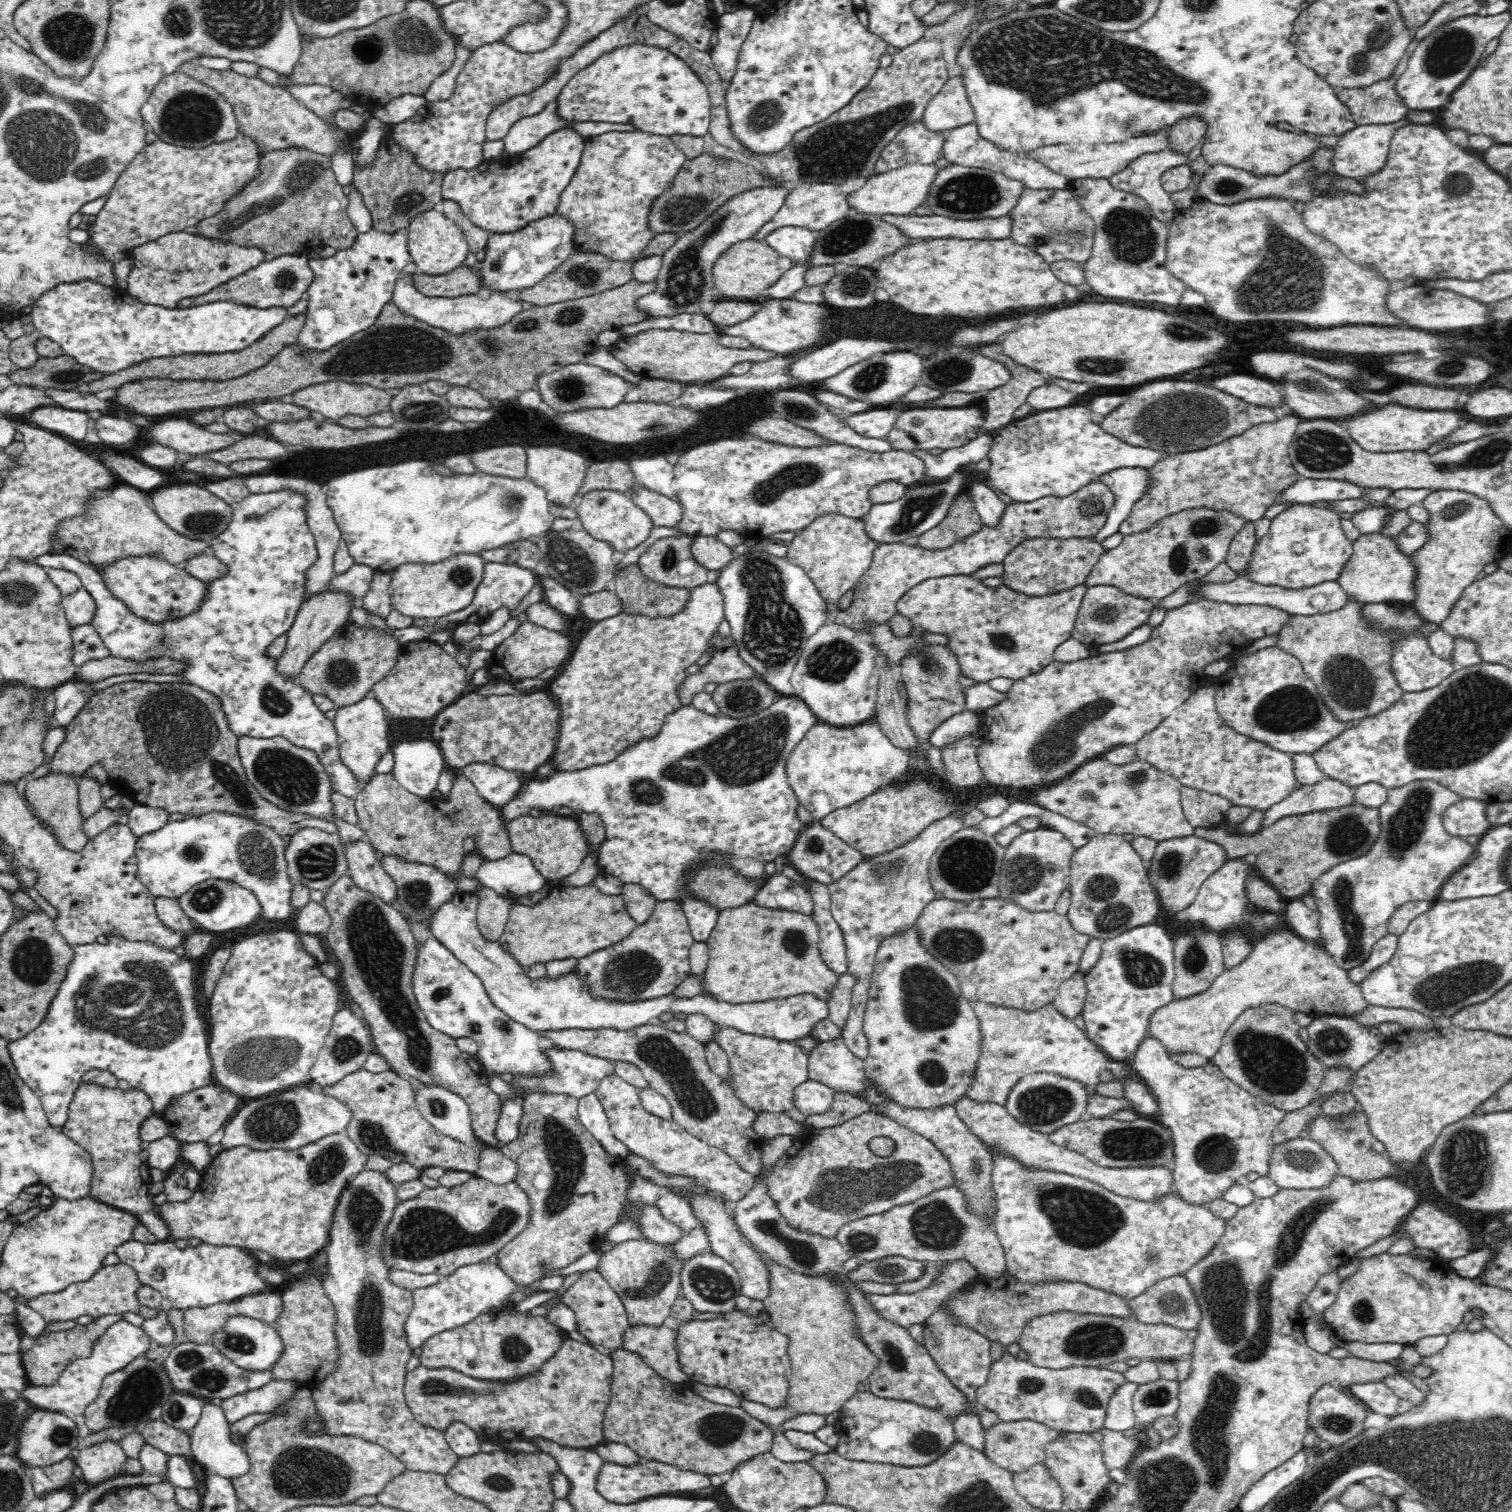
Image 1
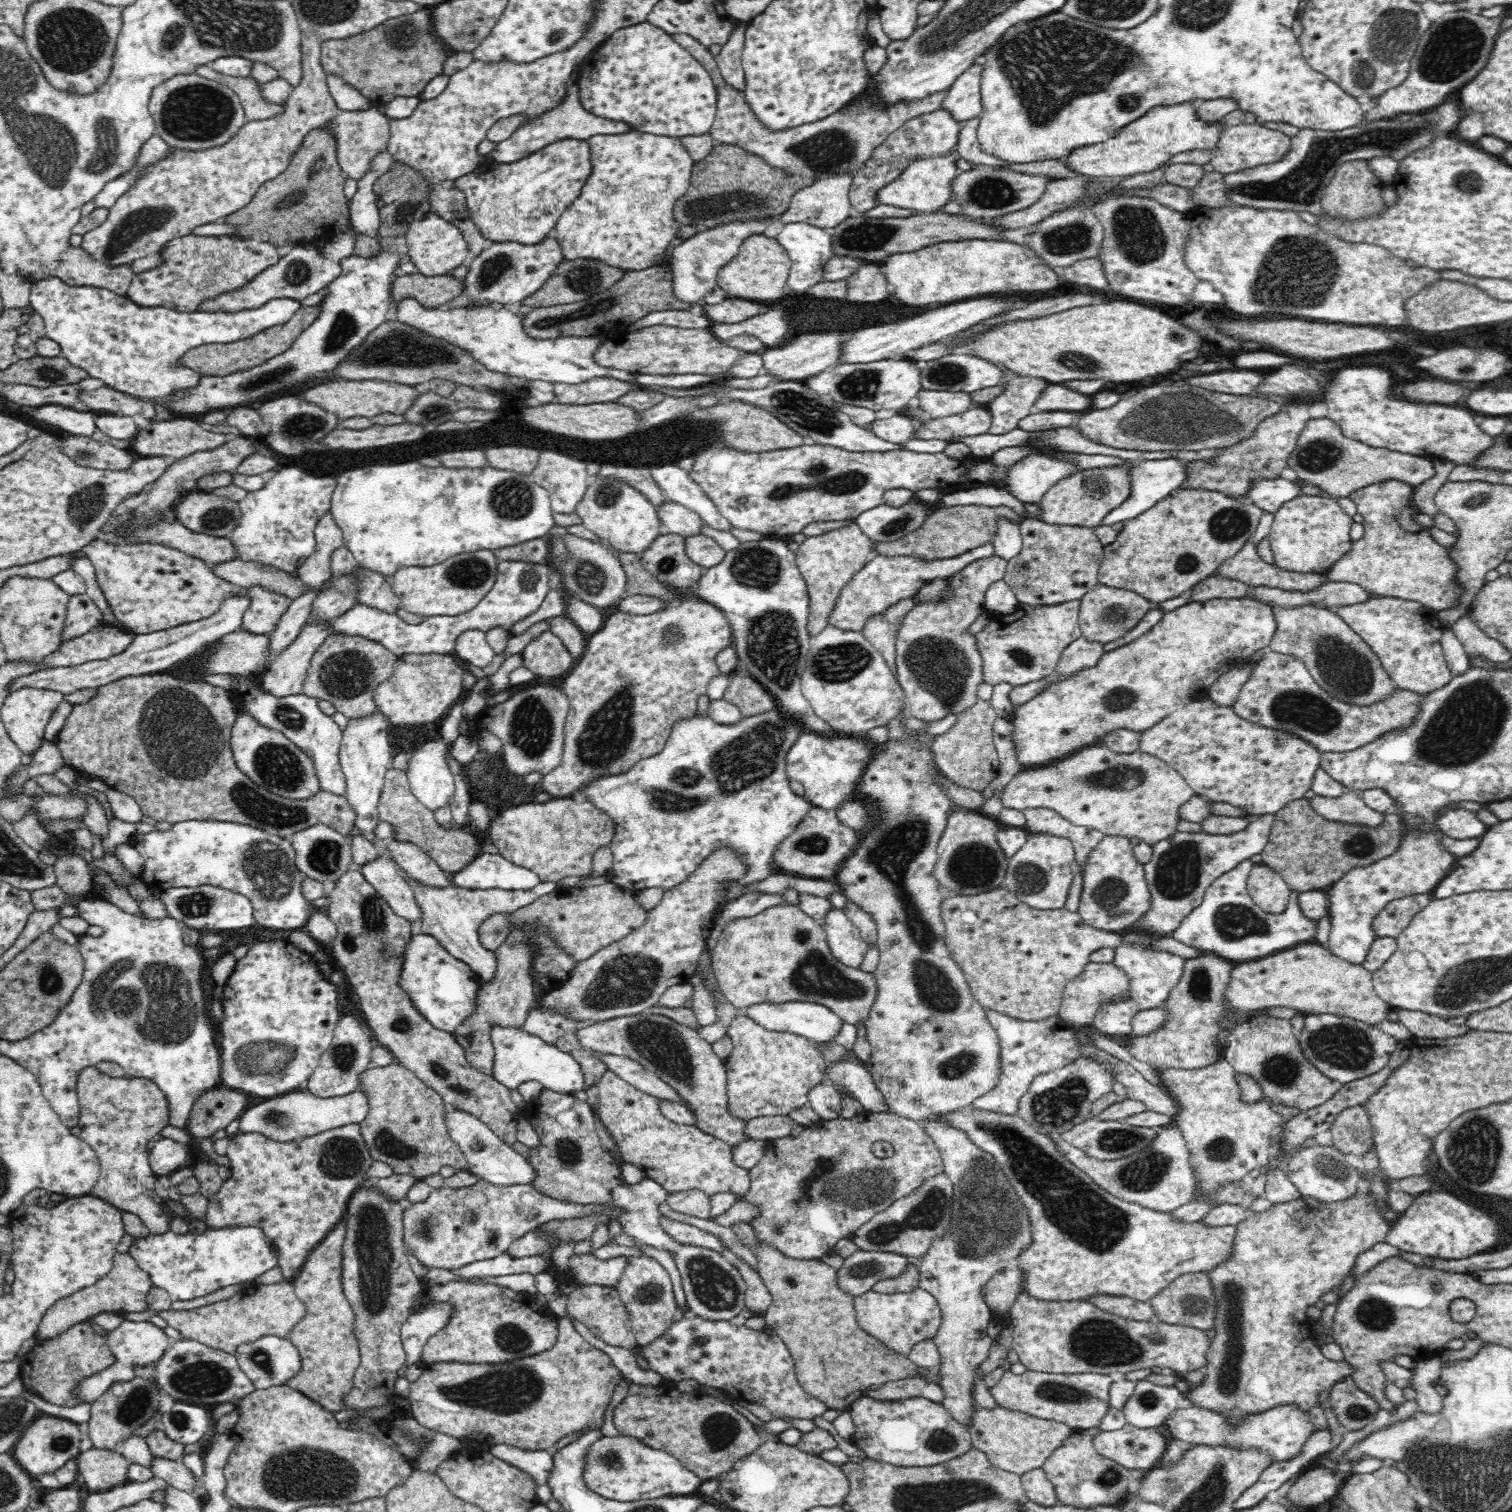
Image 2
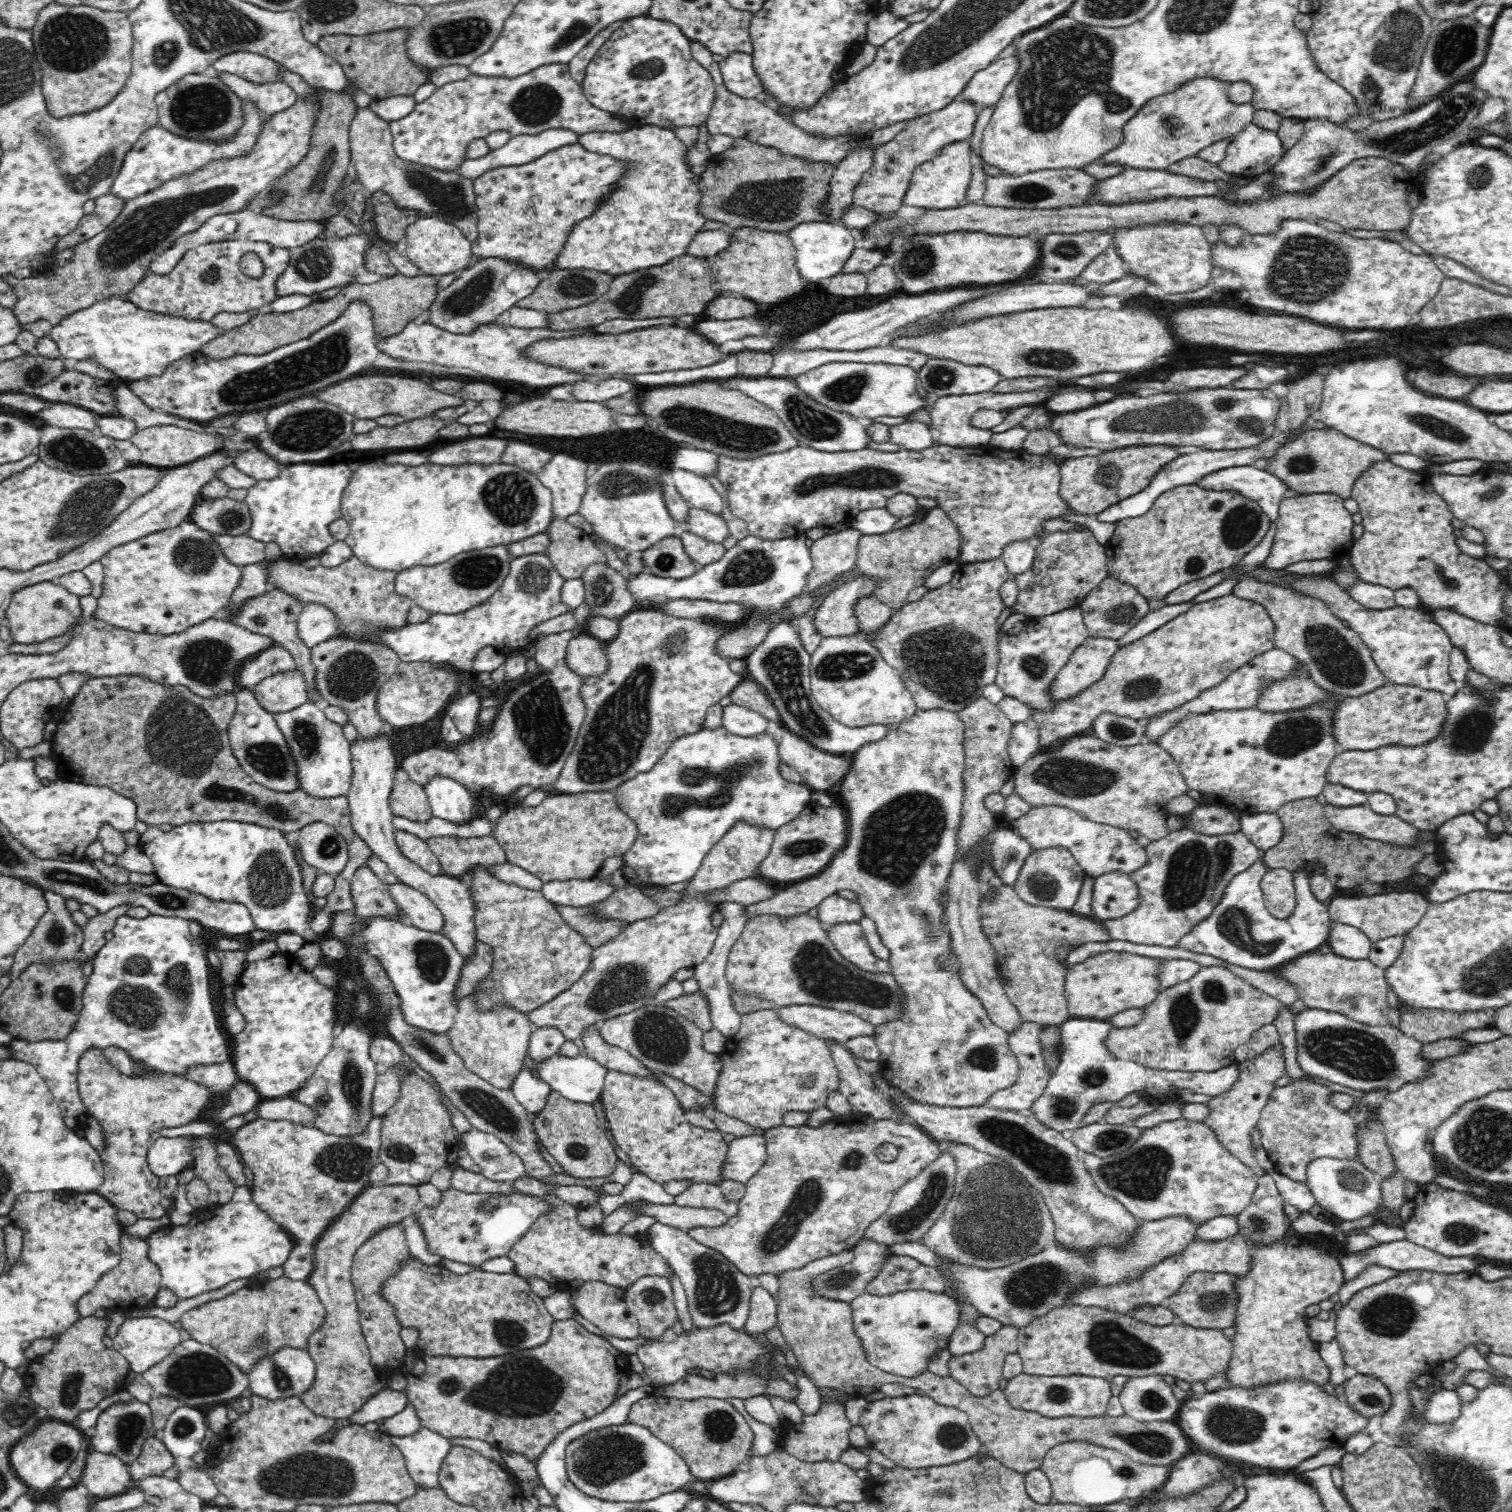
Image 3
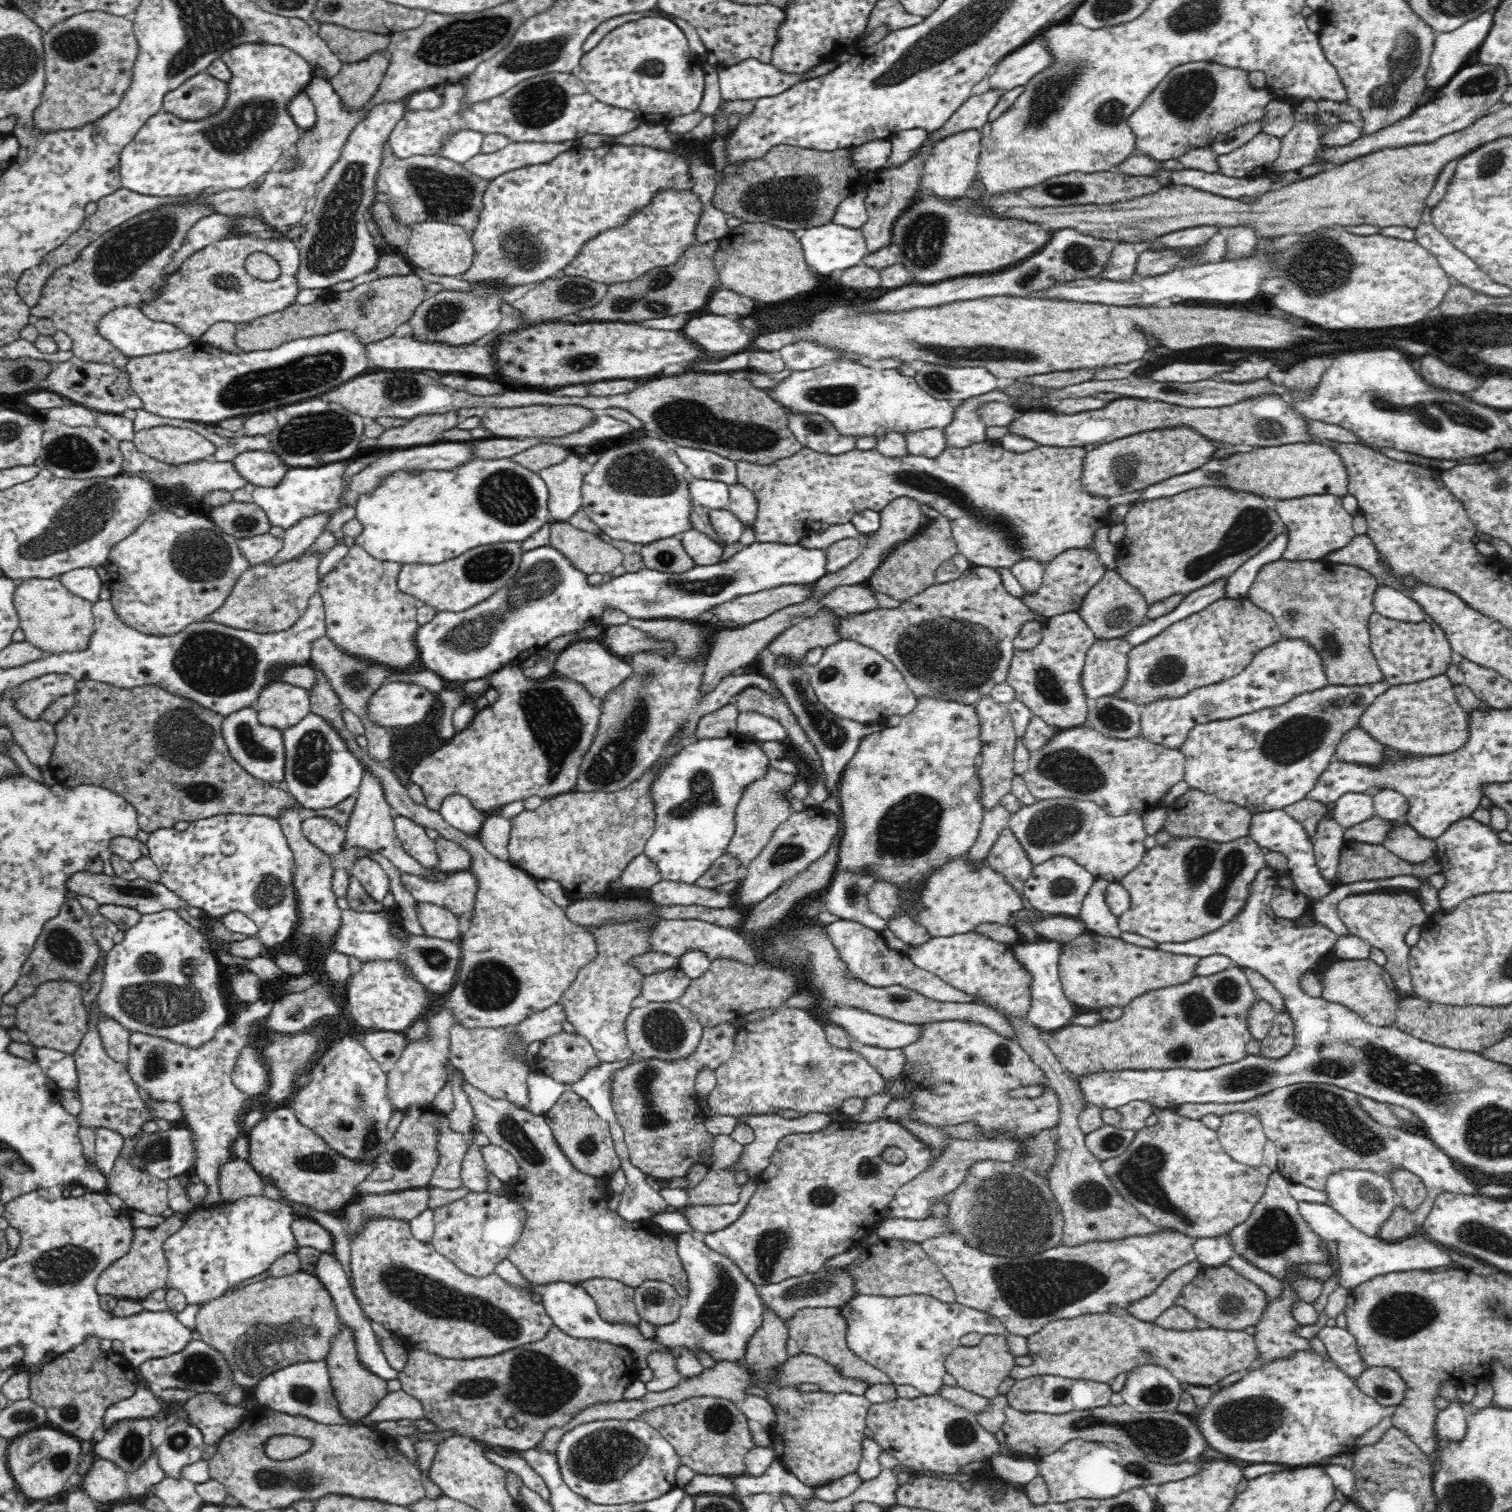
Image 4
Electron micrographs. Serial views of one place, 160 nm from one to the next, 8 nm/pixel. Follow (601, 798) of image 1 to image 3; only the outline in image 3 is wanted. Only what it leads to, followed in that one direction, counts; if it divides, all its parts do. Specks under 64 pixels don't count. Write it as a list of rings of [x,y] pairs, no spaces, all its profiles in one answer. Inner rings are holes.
[[[722,727],[716,728],[716,730],[703,729],[700,730],[700,732],[677,738],[652,769],[637,774],[633,779],[628,779],[626,782],[623,782],[618,789],[614,790],[618,793],[616,798],[619,802],[619,807],[636,823],[639,832],[635,844],[622,856],[624,858],[623,867],[627,865],[634,868],[637,874],[640,874],[640,880],[642,880],[642,878],[646,880],[647,878],[648,885],[651,886],[686,882],[686,880],[693,878],[705,855],[707,855],[710,849],[734,826],[734,822],[745,820],[752,824],[759,824],[759,826],[767,826],[772,830],[777,830],[780,826],[784,826],[786,822],[794,820],[794,818],[804,810],[804,807],[812,803],[812,790],[806,785],[798,784],[797,782],[788,782],[788,780],[782,778],[778,770],[780,760],[778,742],[768,733],[746,738],[732,734]]]

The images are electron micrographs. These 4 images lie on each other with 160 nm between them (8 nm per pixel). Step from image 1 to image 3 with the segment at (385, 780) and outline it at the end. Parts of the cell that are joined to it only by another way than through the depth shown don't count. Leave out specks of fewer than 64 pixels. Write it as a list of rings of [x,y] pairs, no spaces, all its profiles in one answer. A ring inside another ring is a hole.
[[[402,768],[395,772],[389,801],[392,812],[408,820],[424,822],[433,817],[425,787],[416,784]],[[492,834],[480,838],[456,839],[434,837],[425,839],[430,850],[439,858],[442,874],[466,876],[476,865],[497,865],[507,861],[504,849]]]

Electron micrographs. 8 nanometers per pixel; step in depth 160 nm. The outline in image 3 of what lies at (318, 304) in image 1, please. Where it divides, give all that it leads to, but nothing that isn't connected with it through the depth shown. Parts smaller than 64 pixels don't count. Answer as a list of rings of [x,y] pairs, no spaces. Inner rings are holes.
[[[354,301],[330,325],[308,338],[279,346],[266,354],[234,354],[216,360],[195,351],[166,366],[158,376],[126,380],[124,384],[151,409],[207,423],[228,414],[232,416],[232,412],[265,412],[356,377],[376,360],[377,340],[370,307]]]

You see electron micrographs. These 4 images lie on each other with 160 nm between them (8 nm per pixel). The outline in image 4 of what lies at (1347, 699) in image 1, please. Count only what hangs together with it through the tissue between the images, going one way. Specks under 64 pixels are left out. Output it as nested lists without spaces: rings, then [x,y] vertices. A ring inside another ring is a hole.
[[[1280,558],[1278,560],[1272,560],[1272,562],[1268,562],[1268,564],[1264,564],[1264,566],[1260,568],[1258,574],[1256,575],[1256,580],[1253,583],[1253,586],[1250,588],[1248,598],[1256,606],[1263,608],[1266,612],[1269,612],[1275,618],[1275,621],[1278,623],[1279,629],[1281,630],[1284,638],[1301,638],[1302,640],[1309,642],[1316,650],[1321,652],[1321,656],[1323,656],[1325,673],[1328,677],[1328,682],[1330,685],[1362,686],[1366,684],[1372,684],[1372,682],[1380,682],[1384,680],[1384,675],[1381,672],[1381,668],[1377,663],[1376,657],[1371,651],[1371,636],[1369,633],[1369,618],[1372,616],[1372,614],[1376,613],[1374,608],[1374,594],[1376,594],[1376,590],[1378,590],[1380,586],[1381,585],[1378,582],[1378,579],[1376,579],[1374,575],[1370,574],[1370,572],[1364,569],[1361,569],[1360,567],[1334,564],[1326,560],[1326,558],[1322,558],[1321,560],[1286,560],[1284,558]],[[1306,574],[1316,574],[1316,596],[1312,596],[1312,594],[1310,594],[1310,590],[1306,592]]]

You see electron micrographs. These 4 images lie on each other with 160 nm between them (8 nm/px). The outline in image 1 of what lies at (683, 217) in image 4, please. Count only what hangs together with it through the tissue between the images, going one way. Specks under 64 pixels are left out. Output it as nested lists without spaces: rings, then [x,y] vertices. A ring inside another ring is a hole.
[[[634,129],[585,139],[580,166],[560,195],[558,215],[574,225],[575,251],[592,251],[614,261],[638,260],[658,234],[649,226],[654,201],[671,187],[687,156],[670,137]]]

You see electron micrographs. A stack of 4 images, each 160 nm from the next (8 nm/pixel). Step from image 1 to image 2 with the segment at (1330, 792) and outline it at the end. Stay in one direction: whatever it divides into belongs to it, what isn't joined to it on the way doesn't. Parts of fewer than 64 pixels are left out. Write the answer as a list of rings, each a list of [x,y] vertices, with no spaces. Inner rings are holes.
[[[1346,791],[1338,798],[1328,798],[1320,795],[1315,795],[1309,803],[1312,808],[1326,820],[1346,825],[1360,825],[1360,827],[1368,827],[1377,829],[1385,823],[1385,814],[1372,810],[1360,797],[1359,792]],[[1263,815],[1263,819],[1250,823],[1244,830],[1232,834],[1208,834],[1203,831],[1180,832],[1176,831],[1170,838],[1166,838],[1152,845],[1152,858],[1143,865],[1144,878],[1150,891],[1150,908],[1144,912],[1128,931],[1140,932],[1147,936],[1164,938],[1174,934],[1180,923],[1192,910],[1204,900],[1206,889],[1225,872],[1236,868],[1241,862],[1252,858],[1254,854],[1261,854],[1268,843],[1270,826],[1274,815]]]

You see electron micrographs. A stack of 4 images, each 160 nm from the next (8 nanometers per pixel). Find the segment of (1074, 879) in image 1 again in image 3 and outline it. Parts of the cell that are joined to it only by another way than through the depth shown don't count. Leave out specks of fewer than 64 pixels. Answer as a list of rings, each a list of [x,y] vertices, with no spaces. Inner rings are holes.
[[[1112,871],[1095,878],[1092,908],[1096,920],[1120,918],[1138,906],[1138,887],[1128,876],[1129,873]]]

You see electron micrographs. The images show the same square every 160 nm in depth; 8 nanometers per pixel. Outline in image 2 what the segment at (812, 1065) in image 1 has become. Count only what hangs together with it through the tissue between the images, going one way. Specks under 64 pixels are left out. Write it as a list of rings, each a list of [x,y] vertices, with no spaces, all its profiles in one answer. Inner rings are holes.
[[[840,1062],[828,1067],[824,1080],[851,1092],[866,1110],[873,1113],[893,1113],[865,1066],[856,1062]]]

